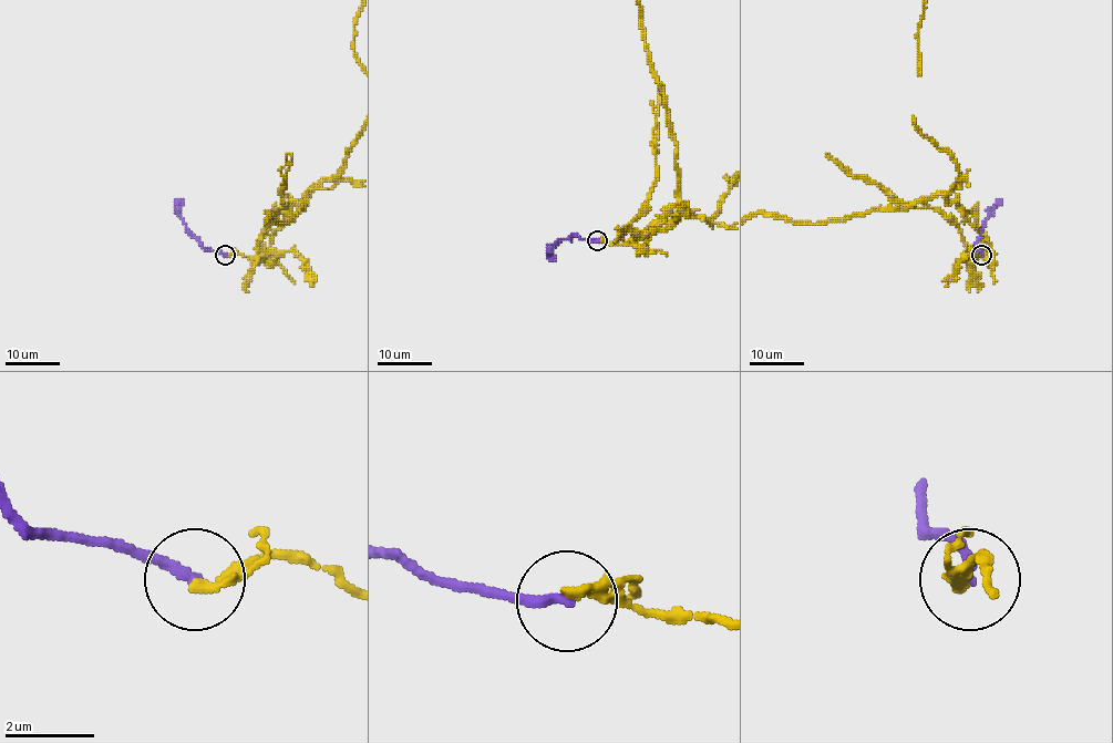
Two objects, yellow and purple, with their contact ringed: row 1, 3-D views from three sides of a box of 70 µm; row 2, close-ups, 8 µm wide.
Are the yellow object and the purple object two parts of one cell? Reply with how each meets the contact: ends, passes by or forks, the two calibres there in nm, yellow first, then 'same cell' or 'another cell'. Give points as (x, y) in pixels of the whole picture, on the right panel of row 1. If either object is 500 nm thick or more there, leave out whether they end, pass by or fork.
yellow ends | purple ends | 240/240 nm | another cell

